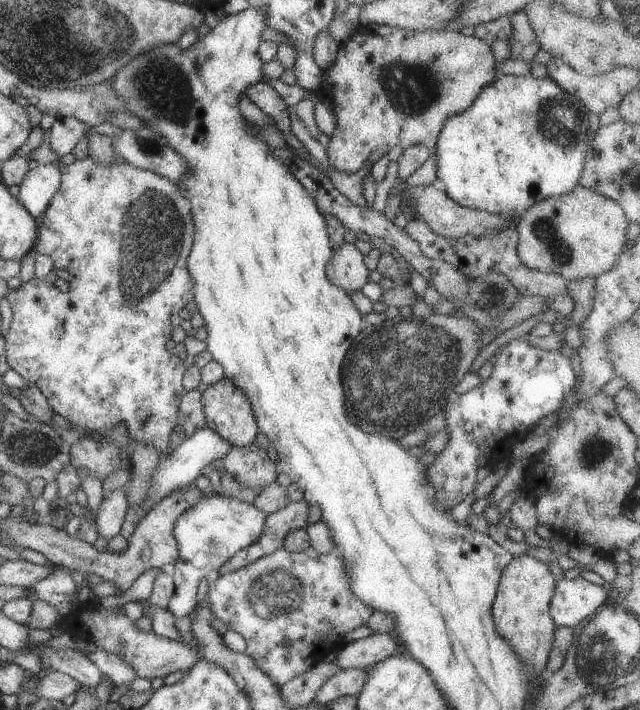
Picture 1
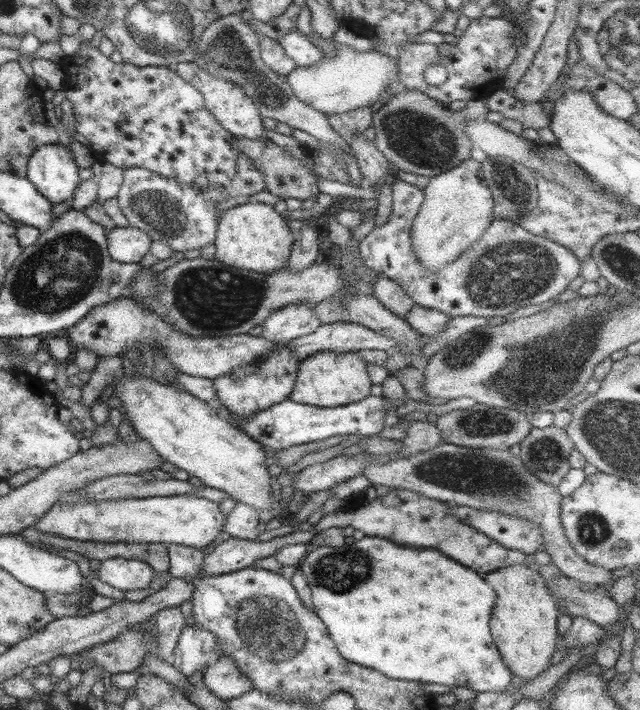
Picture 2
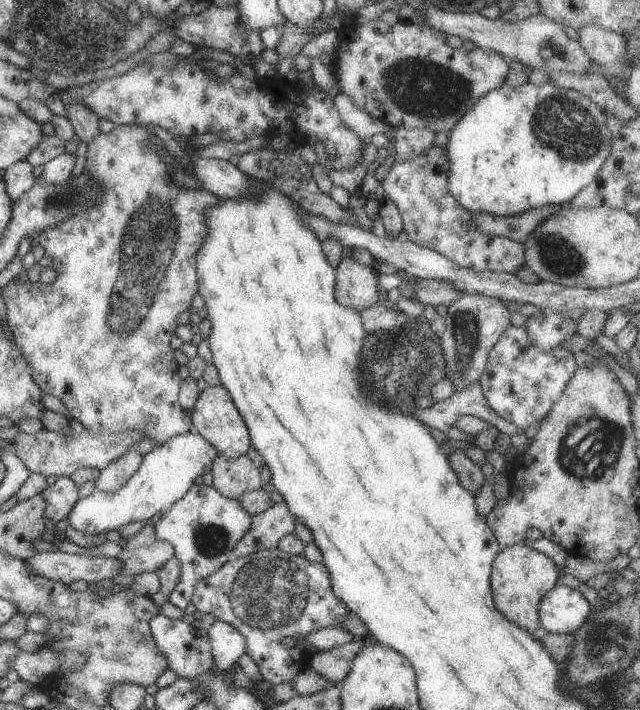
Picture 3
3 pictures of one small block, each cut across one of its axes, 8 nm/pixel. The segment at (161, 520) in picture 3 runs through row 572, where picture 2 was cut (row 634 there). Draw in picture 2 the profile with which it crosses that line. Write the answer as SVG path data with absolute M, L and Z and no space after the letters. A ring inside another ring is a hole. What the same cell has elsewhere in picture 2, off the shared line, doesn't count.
M186 625L170 662L172 669L178 669L185 677L202 668L203 674L208 664L220 656L217 652L216 637L203 628Z

